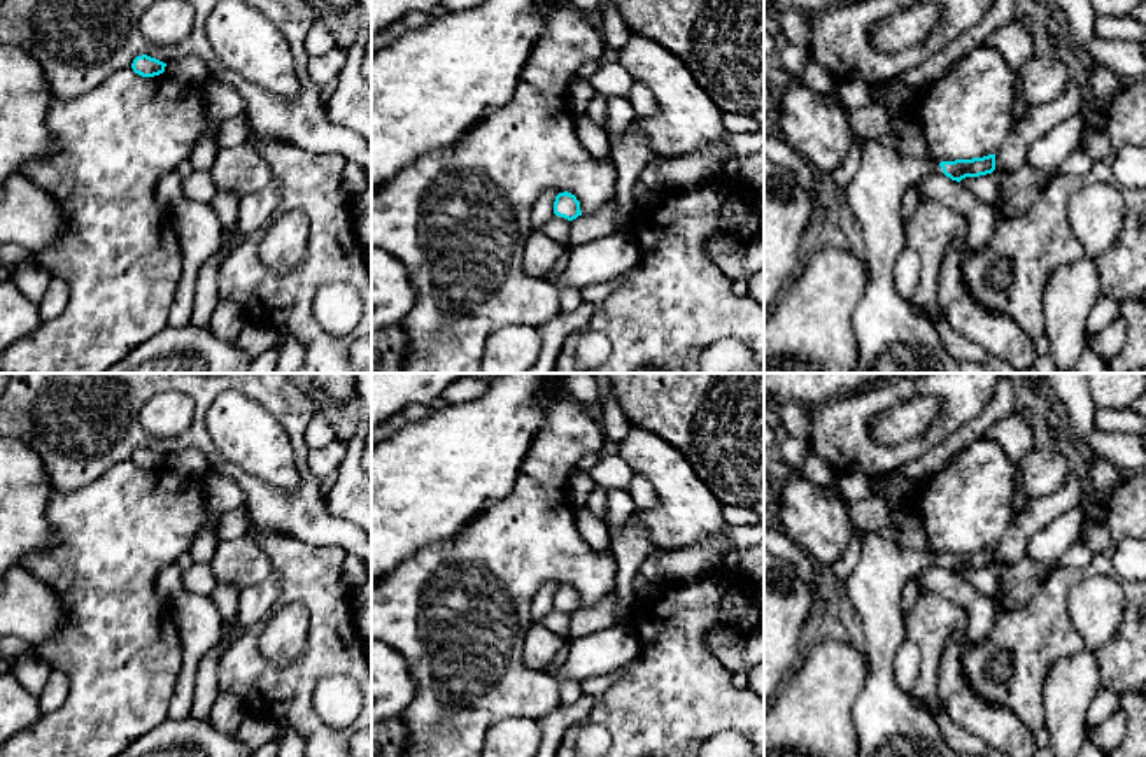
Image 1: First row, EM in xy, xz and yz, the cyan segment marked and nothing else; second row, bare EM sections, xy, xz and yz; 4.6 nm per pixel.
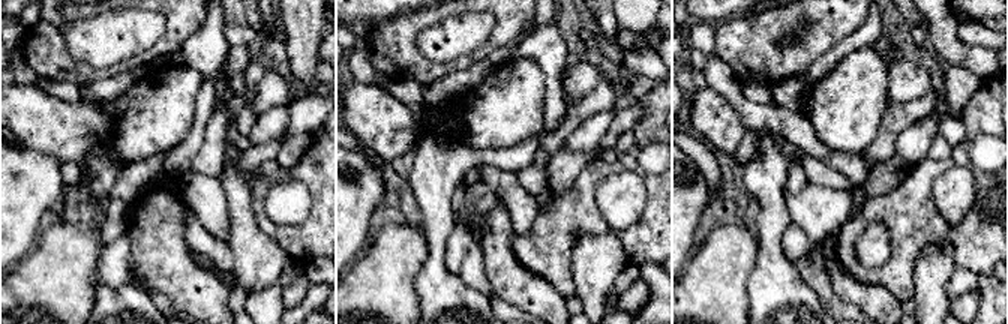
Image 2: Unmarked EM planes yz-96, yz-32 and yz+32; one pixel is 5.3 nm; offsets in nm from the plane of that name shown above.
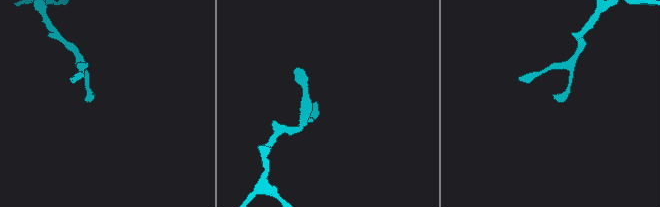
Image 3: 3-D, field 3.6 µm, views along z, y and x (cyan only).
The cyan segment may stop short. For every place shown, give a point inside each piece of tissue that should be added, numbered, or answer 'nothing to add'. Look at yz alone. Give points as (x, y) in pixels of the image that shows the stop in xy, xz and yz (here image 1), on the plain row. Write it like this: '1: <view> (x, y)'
1: yz (889, 724)

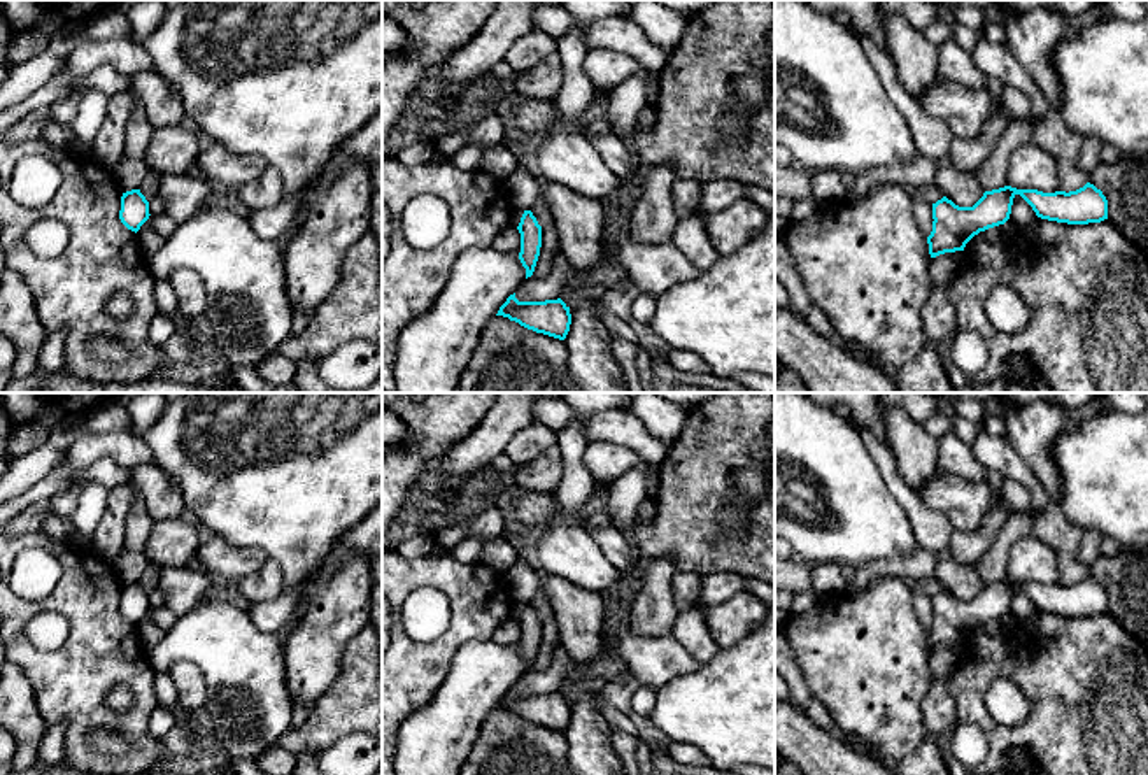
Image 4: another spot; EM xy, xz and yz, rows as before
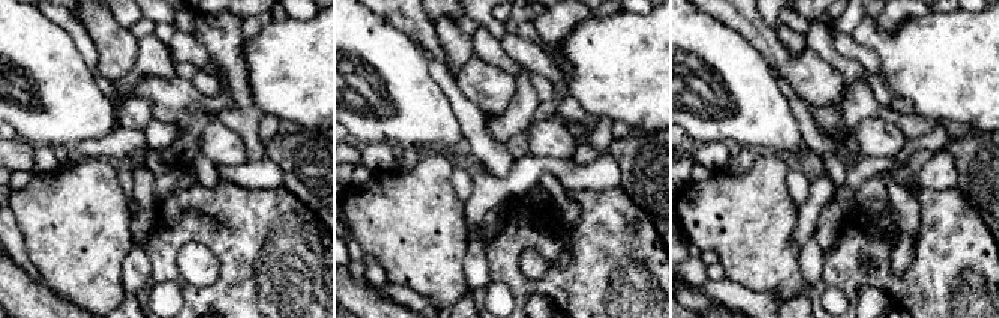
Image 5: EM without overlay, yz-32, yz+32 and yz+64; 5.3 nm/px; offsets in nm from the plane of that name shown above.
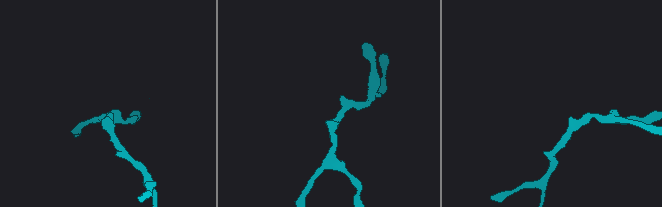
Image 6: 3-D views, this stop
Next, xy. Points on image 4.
nothing to add

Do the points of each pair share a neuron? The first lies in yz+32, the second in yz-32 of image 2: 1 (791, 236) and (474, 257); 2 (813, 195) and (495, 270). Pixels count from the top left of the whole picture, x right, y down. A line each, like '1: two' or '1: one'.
1: two
2: two

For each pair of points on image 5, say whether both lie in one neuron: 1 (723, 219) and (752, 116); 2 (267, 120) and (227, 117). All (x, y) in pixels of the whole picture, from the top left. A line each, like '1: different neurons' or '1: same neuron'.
1: different neurons
2: different neurons

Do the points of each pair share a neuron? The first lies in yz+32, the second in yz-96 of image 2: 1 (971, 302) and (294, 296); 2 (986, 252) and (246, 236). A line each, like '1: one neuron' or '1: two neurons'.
1: one neuron
2: two neurons

